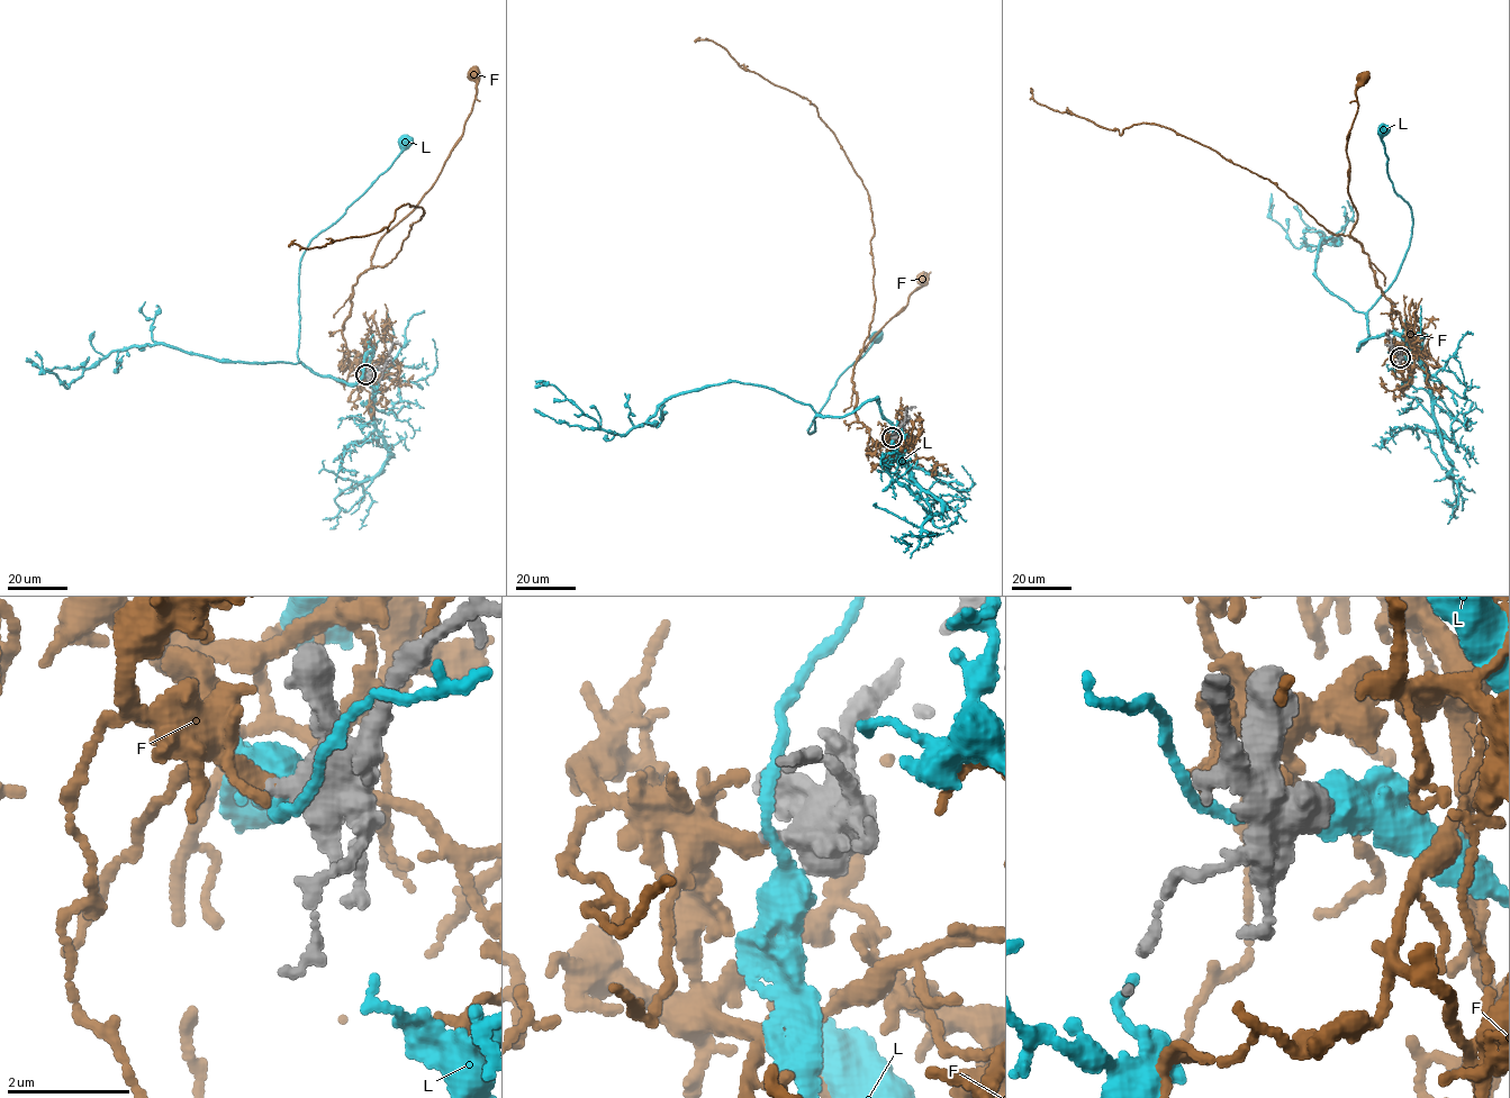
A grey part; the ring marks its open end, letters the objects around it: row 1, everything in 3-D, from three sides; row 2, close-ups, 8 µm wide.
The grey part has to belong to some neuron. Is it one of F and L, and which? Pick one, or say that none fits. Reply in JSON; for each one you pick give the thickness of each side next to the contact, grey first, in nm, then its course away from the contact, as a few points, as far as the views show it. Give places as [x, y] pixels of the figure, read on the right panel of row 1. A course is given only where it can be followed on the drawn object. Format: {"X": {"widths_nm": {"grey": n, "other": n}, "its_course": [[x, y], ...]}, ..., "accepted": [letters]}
{"F": {"widths_nm": {"grey": 550, "other": 320}, "its_course": [[1401, 357], [1409, 351], [1393, 327], [1392, 302], [1350, 234], [1357, 212], [1346, 150], [1356, 89], [1365, 78]]}, "accepted": ["F"]}

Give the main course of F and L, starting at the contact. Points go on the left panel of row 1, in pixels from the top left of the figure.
F: (365, 374), (347, 357), (342, 335), (353, 286), (461, 136), (475, 73)
L: (367, 375), (372, 351), (354, 383), (319, 375), (298, 360), (300, 261), (310, 239), (390, 166), (404, 142)

